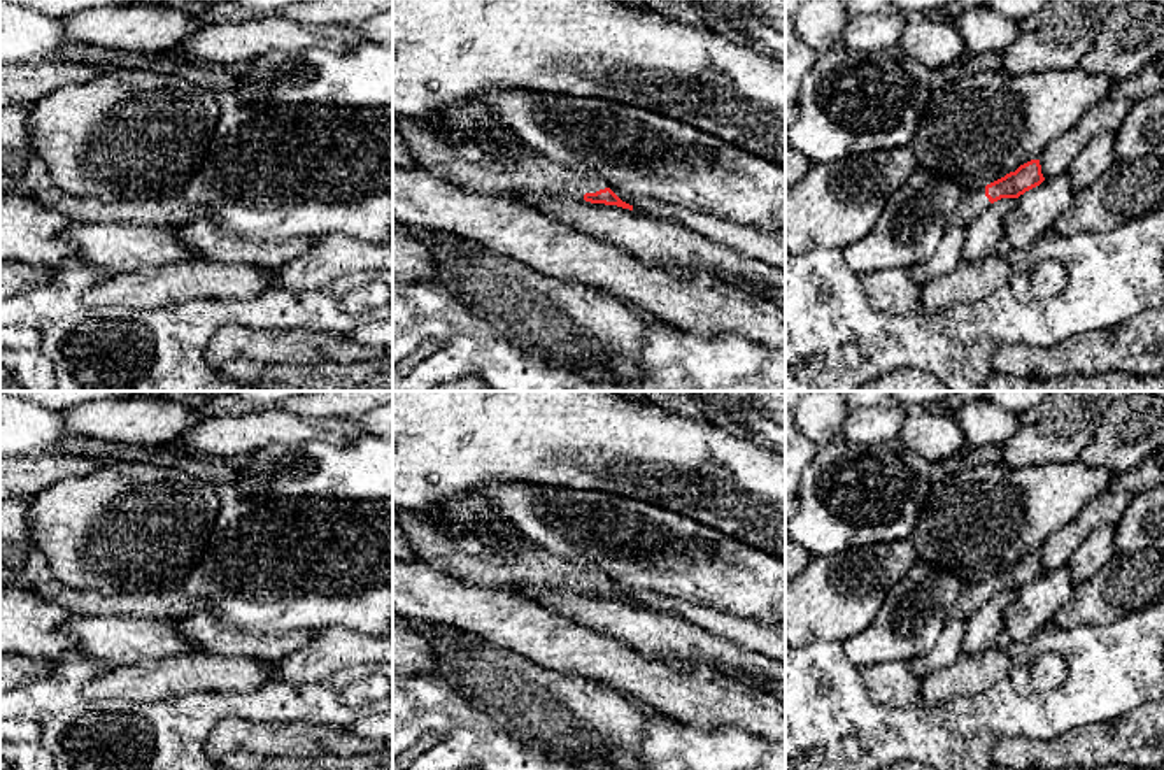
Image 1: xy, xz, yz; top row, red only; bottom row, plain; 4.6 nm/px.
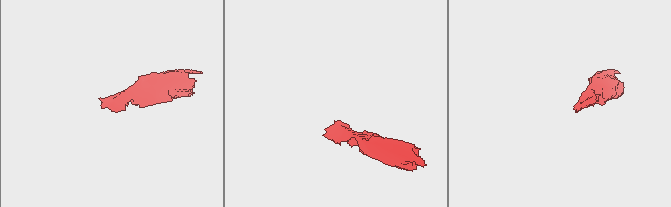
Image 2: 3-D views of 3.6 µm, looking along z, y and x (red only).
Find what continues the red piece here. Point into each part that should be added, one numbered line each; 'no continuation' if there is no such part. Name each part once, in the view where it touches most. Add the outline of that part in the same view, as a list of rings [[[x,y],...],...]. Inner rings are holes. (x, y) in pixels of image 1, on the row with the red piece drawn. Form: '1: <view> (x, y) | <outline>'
1: xz (523, 174) | [[[393,114],[393,119],[398,123],[414,161],[486,196],[510,198],[538,207],[538,196],[582,200],[586,193],[608,188],[596,175],[582,175],[529,147],[524,140],[512,151],[482,135],[451,142],[444,139],[445,128],[440,125],[428,125],[419,118],[400,114]]]

